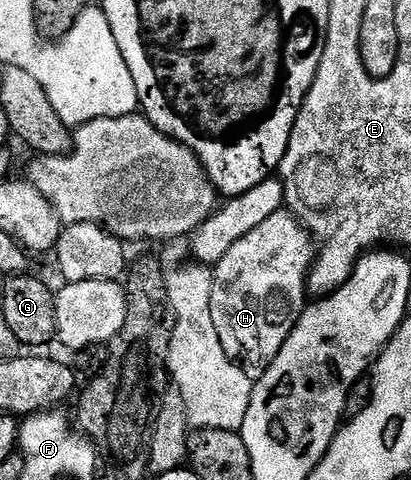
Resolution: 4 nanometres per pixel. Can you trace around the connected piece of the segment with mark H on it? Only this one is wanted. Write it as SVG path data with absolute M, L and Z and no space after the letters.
M280 211L269 215L265 223L260 223L245 235L245 239L237 239L229 251L213 266L212 279L212 311L214 326L220 335L221 346L232 358L242 366L245 375L258 379L277 359L281 347L285 347L285 339L293 331L296 321L303 313L309 301L307 291L307 275L315 263L317 245L303 224L289 211Z

